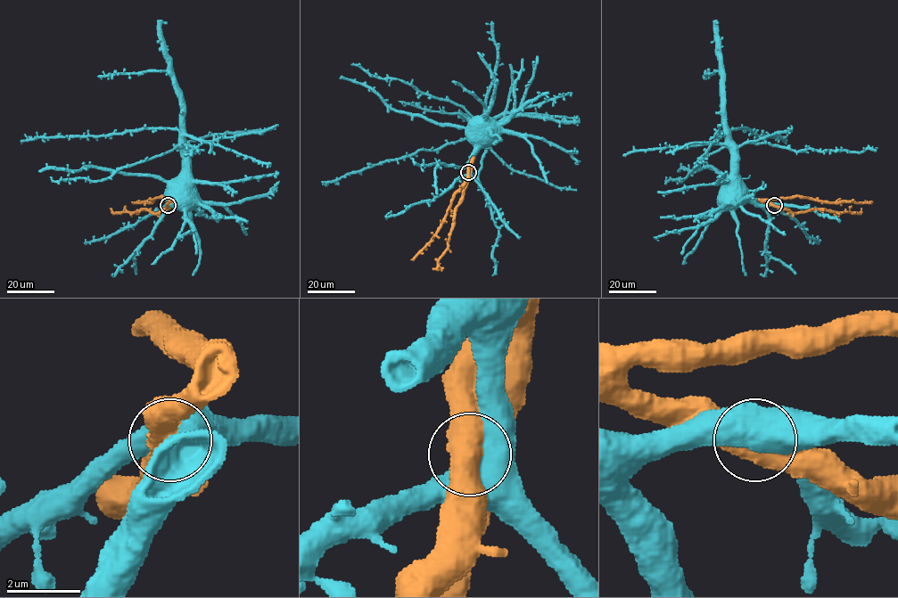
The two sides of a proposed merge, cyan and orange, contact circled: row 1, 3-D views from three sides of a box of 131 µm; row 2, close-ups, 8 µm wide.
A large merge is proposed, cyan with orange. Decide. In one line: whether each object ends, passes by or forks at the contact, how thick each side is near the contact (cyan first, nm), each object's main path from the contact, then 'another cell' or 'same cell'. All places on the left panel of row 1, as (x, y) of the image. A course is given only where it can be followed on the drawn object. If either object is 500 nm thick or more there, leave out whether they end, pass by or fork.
750/600 nm | cyan via (168, 205), (177, 196), (177, 178), (180, 176) | orange via (168, 205), (169, 200), (162, 196), (152, 202), (131, 201) | same cell

